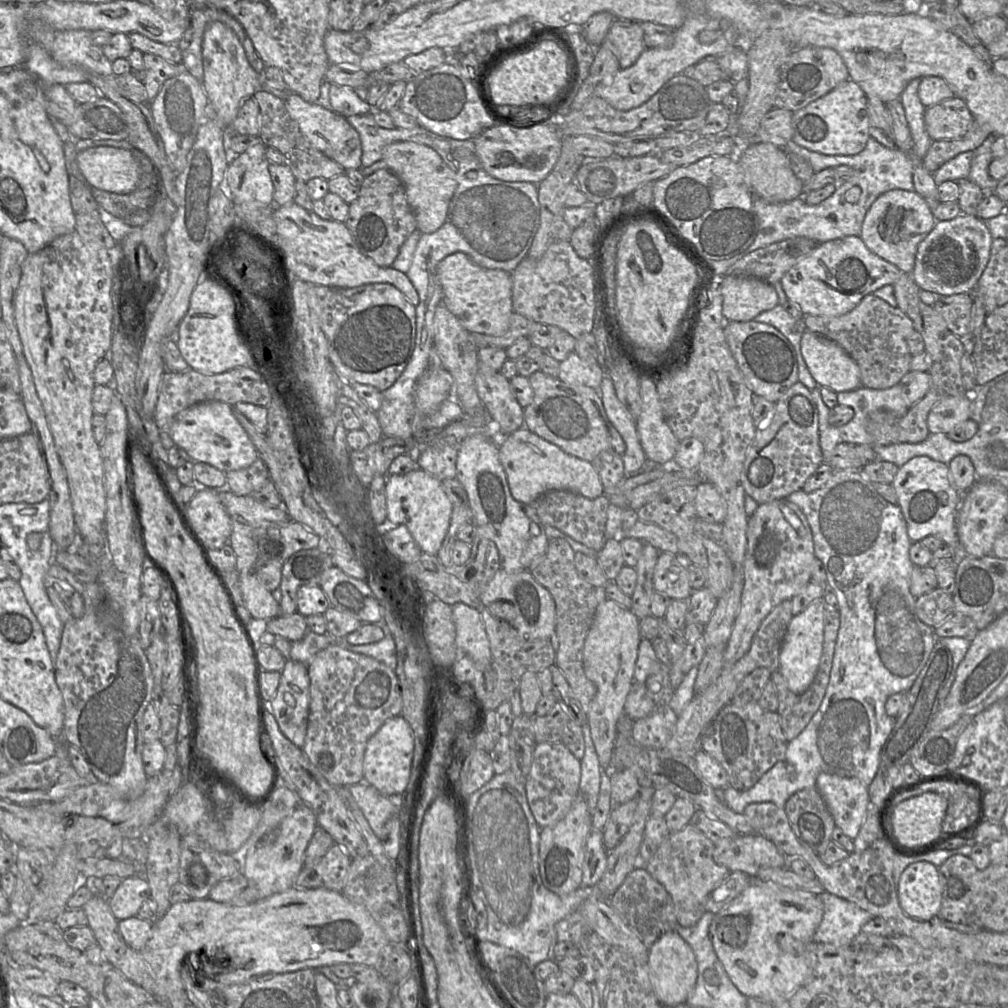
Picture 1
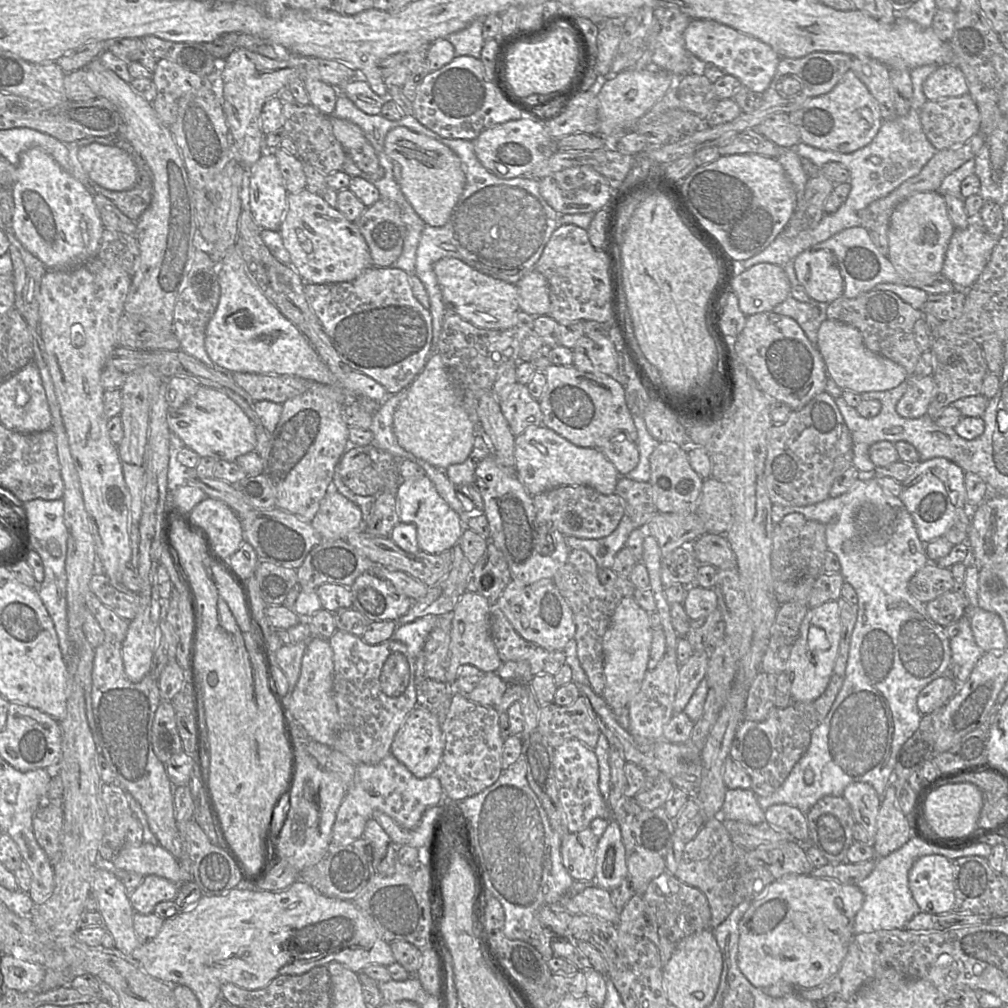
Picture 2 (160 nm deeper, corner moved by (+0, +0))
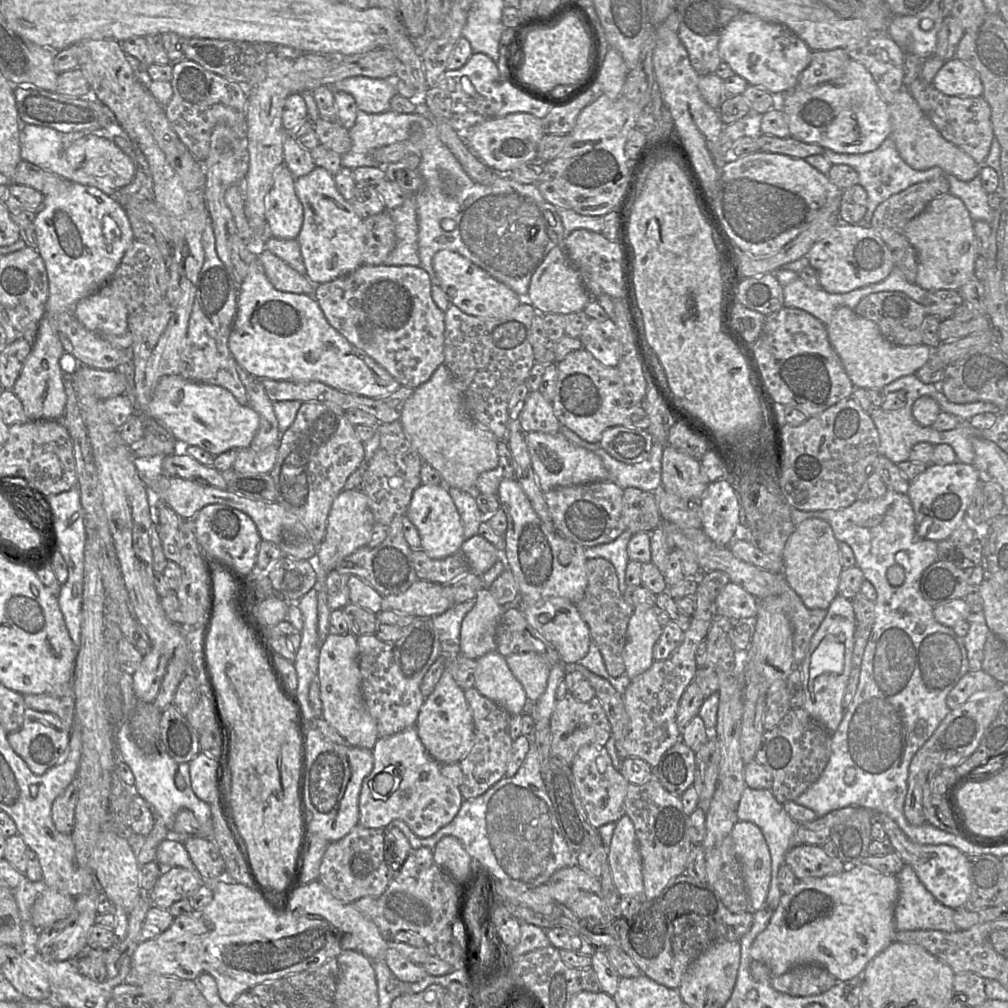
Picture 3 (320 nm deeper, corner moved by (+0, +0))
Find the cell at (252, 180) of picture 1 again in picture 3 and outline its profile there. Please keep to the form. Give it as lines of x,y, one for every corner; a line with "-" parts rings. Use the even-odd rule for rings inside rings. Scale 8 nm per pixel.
285,164
274,173
274,181
265,201
268,235
297,239
303,224
303,205
295,192
296,178

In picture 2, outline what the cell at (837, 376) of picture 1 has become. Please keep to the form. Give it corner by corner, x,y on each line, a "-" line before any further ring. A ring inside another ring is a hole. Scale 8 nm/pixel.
826,319
820,325
816,347
824,360
828,378
842,390
856,393
886,391
897,387
909,377
903,366
868,350
857,328
837,320

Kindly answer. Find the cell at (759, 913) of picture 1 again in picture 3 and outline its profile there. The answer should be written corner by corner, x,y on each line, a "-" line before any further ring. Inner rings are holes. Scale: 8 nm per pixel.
856,865
842,873
820,879
798,880
789,892
784,892
767,927
754,940
752,961
766,964
773,978
804,964
824,966
839,982
858,976
868,963
894,942
897,931
894,911
899,897
896,875
882,874
868,865

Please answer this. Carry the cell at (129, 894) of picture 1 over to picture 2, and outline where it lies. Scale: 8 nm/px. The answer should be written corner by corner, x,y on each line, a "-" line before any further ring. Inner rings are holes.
147,875
140,885
129,894
129,900
135,913
151,914
158,903
174,901
177,897
179,886
179,884
166,878

